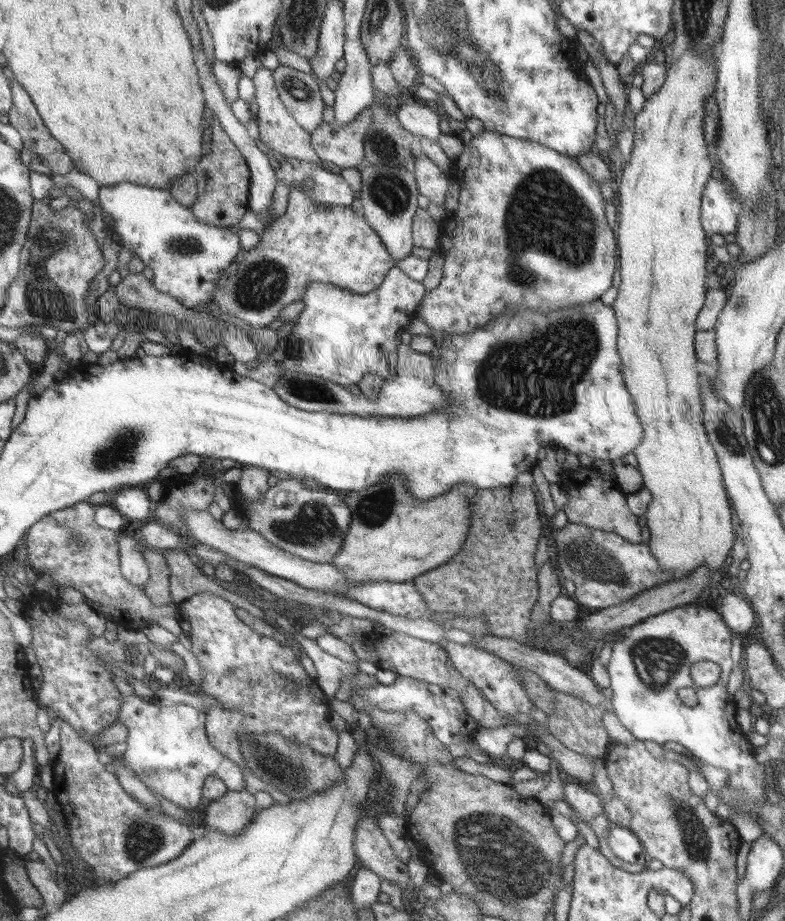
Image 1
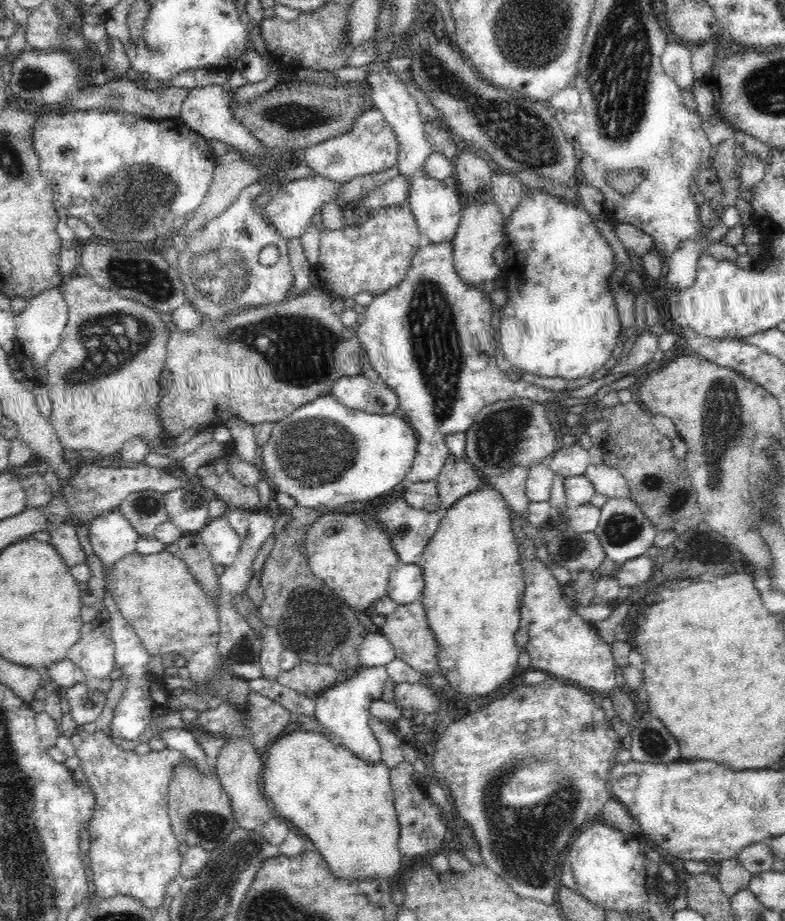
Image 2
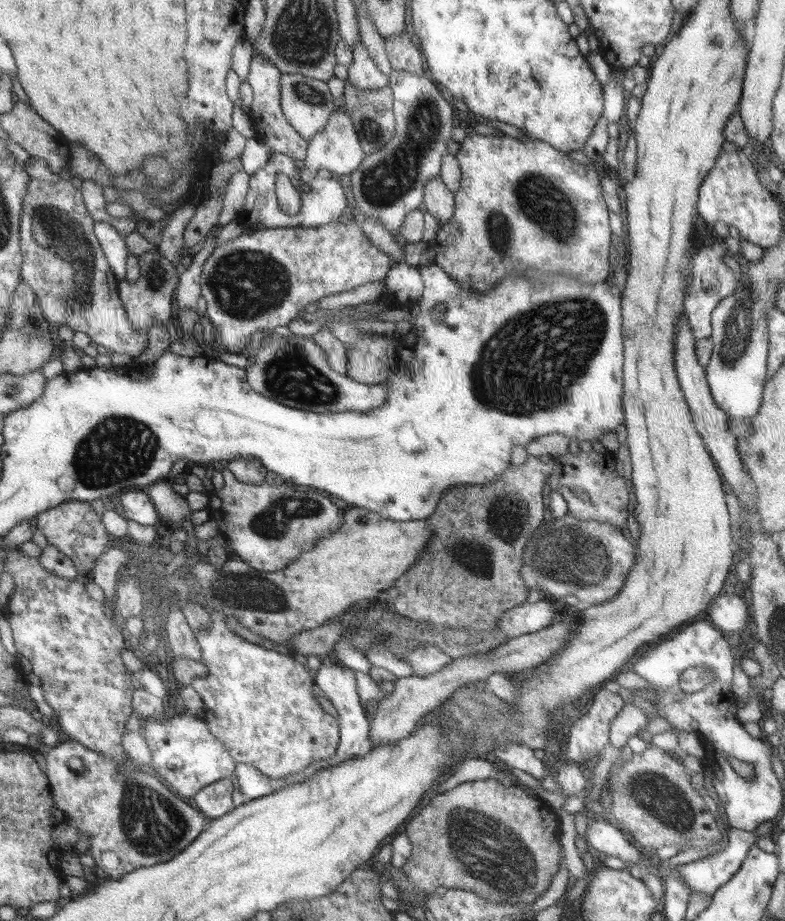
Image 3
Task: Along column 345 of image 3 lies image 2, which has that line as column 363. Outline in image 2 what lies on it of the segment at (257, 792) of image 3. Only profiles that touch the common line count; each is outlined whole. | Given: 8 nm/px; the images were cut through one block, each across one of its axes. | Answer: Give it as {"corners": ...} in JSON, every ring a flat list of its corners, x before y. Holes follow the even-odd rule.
{"corners":[[384,665,359,667,356,671,344,675,339,684,334,683,315,696,314,716,322,727,327,728,333,744,341,744,368,764,376,764,378,760,381,760,380,744,369,730,368,717,371,715,370,703,381,698,388,677]]}

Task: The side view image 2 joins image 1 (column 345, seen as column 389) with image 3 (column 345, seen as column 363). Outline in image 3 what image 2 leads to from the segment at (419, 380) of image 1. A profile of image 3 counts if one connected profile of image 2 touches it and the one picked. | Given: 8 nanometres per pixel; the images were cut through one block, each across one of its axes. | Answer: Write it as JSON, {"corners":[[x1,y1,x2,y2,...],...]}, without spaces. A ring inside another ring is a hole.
{"corners":[[294,333,288,338,276,334,266,337,264,348,254,354,253,364,244,370,246,381,254,392,284,406,307,412,367,412,380,408,386,401,385,383,365,385,334,372,330,368,326,353,312,337,296,335,294,338]]}

